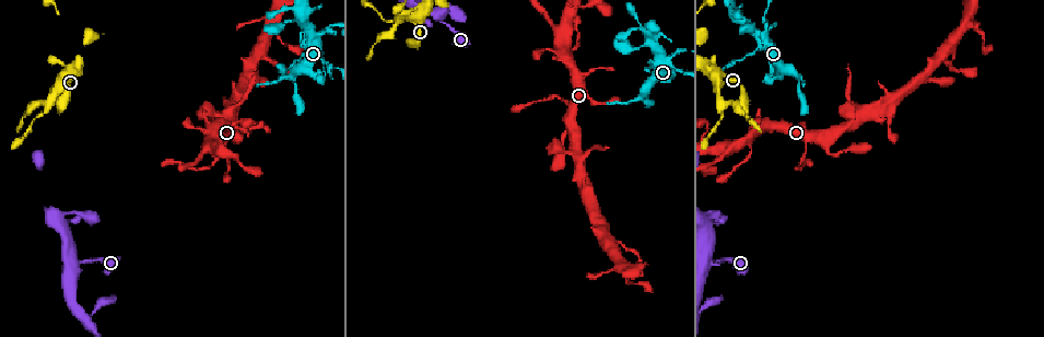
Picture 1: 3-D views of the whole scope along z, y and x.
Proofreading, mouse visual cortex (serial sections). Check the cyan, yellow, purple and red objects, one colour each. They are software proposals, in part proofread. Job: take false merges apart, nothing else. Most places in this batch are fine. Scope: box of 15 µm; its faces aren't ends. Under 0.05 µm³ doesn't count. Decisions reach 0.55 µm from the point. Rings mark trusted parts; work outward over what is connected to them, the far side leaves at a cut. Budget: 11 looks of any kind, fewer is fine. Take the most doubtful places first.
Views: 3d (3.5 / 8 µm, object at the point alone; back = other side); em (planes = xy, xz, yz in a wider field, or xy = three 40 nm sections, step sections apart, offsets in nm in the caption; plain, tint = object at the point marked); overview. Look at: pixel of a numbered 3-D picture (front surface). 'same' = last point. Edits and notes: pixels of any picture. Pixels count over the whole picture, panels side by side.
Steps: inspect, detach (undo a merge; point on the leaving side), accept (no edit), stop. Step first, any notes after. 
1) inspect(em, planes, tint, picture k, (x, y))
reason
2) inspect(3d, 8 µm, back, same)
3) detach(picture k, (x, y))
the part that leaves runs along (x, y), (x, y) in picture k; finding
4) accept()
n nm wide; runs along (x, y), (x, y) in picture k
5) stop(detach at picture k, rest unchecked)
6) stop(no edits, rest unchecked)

inspect(3d, 3.5 µm, picture 1, (804, 154))
narrows sharply

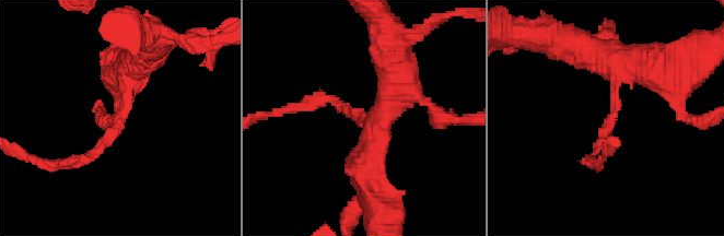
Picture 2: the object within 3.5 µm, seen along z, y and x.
inspect(em, planes, tint, picture 2, (615, 115))
shape alone is not enough

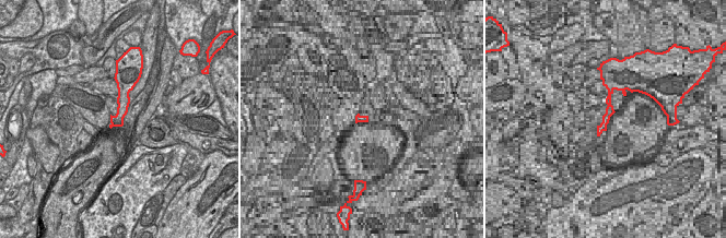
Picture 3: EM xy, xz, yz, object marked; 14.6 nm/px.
accept()
runs along (120, 85), (123, 109), (113, 123) in picture 3; continuous, no second cell

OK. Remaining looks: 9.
inspect(3d, 8 µm, picture 1, (656, 65))
thin arm on a thick one

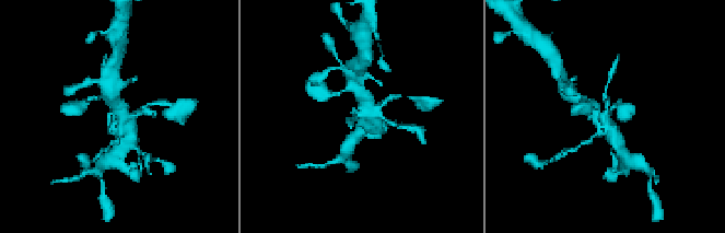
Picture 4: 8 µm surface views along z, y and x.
inspect(em, planes, tint, picture 4, (116, 114))
now the EM

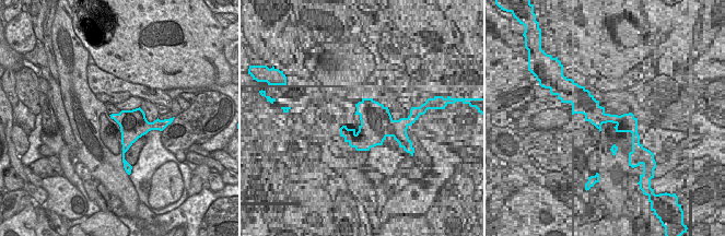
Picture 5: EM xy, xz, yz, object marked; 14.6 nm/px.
accept()
runs along (125, 139), (108, 84) in picture 4; one cell here

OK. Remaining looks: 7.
inspect(em, xy, step 1, tint, picture 1, (397, 20))
side arm on a straight run

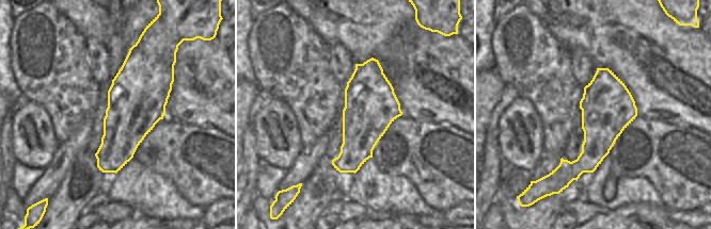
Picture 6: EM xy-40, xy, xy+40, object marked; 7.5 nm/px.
inspect(3d, 3.5 µm, same)

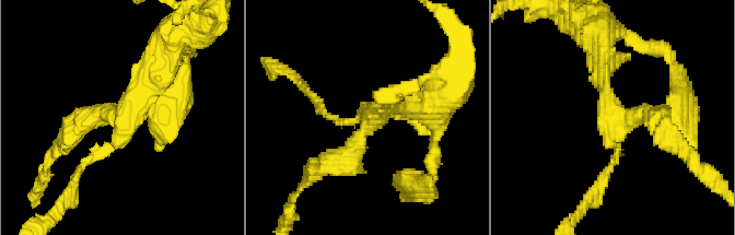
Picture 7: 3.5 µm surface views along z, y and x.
accept()
400 nm wide; runs along (166, 60), (126, 117), (79, 124) in picture 7; all the same cell

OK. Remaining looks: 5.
inspect(3d, 3.5 µm, picture 1, (714, 263))
thick turns thin

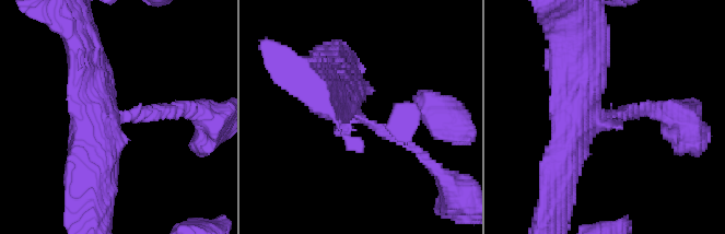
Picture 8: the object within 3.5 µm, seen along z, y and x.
inspect(em, xy, step 3, plain, picture 8, (357, 111))
4 arms; arms of 150, 300, 500, 500 nm

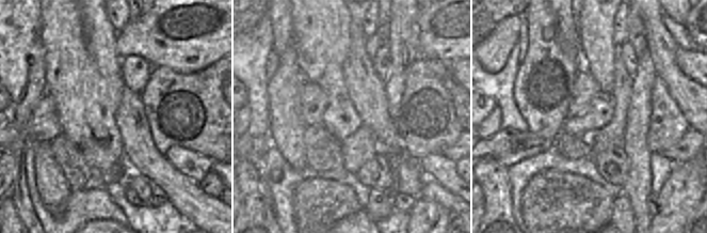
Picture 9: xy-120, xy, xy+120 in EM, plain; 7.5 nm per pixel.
inspect(em, xy, step 3, tint, same)
with the object marked

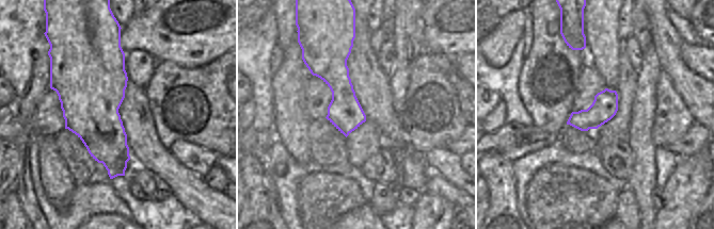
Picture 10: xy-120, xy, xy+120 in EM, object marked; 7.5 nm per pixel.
accept()
runs along (348, 43), (339, 52), (346, 132) in picture 10; one cell here

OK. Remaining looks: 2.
stop(no edits, rest unchecked)

